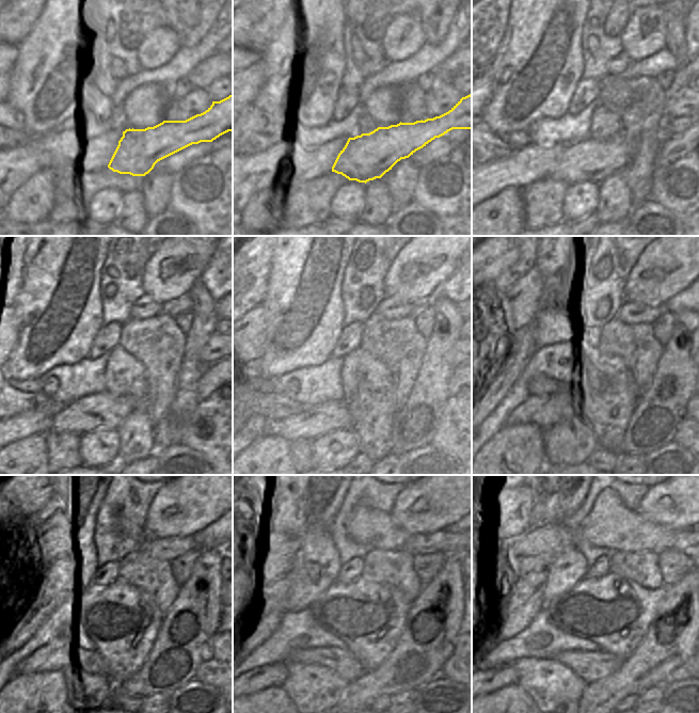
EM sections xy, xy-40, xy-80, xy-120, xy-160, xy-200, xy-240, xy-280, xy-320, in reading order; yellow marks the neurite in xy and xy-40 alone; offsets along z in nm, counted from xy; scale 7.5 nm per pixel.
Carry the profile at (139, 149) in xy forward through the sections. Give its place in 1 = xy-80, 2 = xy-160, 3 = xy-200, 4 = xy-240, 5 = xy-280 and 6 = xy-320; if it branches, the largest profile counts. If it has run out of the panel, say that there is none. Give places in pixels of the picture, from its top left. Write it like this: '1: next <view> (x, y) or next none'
1: next xy-80 (590, 160)
2: next xy-160 (310, 422)
3: next xy-200 (546, 412)
4: next xy-240 (32, 664)
5: next xy-280 (274, 675)
6: next xy-320 (494, 679)

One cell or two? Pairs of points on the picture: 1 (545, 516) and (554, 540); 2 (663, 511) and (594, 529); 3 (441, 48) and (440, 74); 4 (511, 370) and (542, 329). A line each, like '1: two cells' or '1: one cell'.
1: two cells
2: two cells
3: two cells
4: two cells

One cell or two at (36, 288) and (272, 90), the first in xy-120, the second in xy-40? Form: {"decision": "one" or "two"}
{"decision": "one"}

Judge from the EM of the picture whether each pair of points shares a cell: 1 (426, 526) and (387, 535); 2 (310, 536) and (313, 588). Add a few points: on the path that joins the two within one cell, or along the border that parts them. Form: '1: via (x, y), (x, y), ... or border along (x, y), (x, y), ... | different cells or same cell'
1: border along (390, 512), (392, 518), (410, 535) | different cells
2: via (310, 549), (308, 561), (312, 565), (312, 575) | same cell

